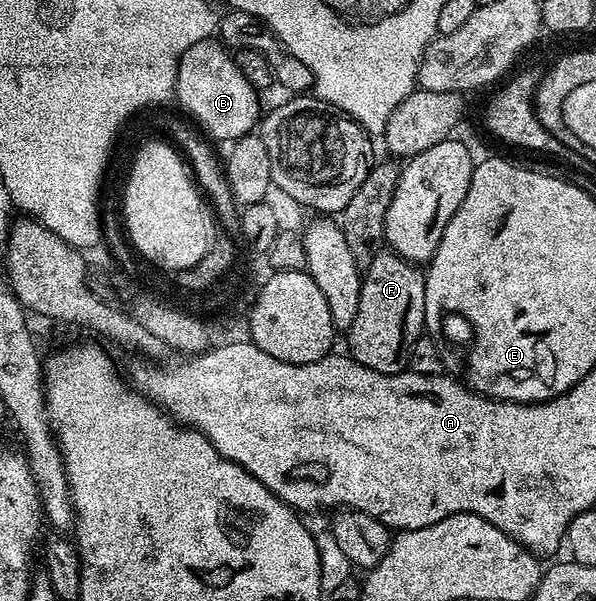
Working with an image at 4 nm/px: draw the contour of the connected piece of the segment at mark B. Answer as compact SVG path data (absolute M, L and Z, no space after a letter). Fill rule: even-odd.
M215 39L193 43L193 47L181 55L175 80L175 97L183 104L182 112L216 142L234 143L240 137L248 136L261 117L260 94L245 79L245 75L241 75L227 46Z

